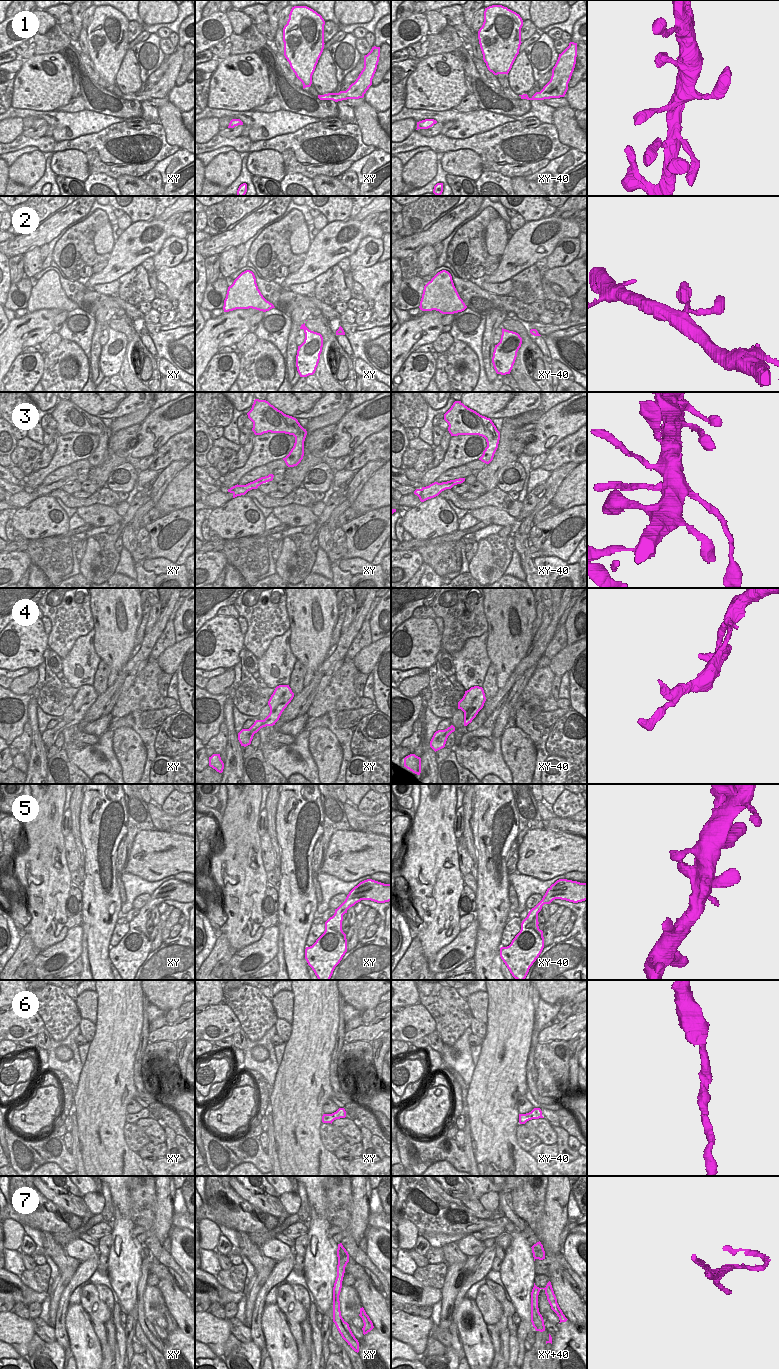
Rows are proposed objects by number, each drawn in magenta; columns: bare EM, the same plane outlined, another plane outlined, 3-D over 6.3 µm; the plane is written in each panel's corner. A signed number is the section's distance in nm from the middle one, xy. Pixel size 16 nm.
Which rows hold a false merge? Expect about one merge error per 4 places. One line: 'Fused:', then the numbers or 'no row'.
Fused: 3, 7.

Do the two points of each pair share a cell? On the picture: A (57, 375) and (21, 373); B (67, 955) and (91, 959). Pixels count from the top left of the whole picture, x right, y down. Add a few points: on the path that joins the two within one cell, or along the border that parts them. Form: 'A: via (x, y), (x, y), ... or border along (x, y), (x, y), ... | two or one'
A: border along (44, 359), (43, 374), (39, 380) | two
B: border along (83, 934), (82, 951), (79, 957) | two

